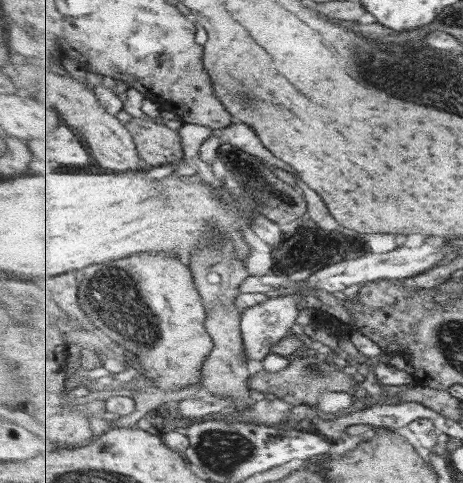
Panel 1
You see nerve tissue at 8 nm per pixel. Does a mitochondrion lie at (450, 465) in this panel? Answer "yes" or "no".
no

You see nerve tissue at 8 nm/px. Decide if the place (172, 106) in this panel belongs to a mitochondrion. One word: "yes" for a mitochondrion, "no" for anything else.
no

